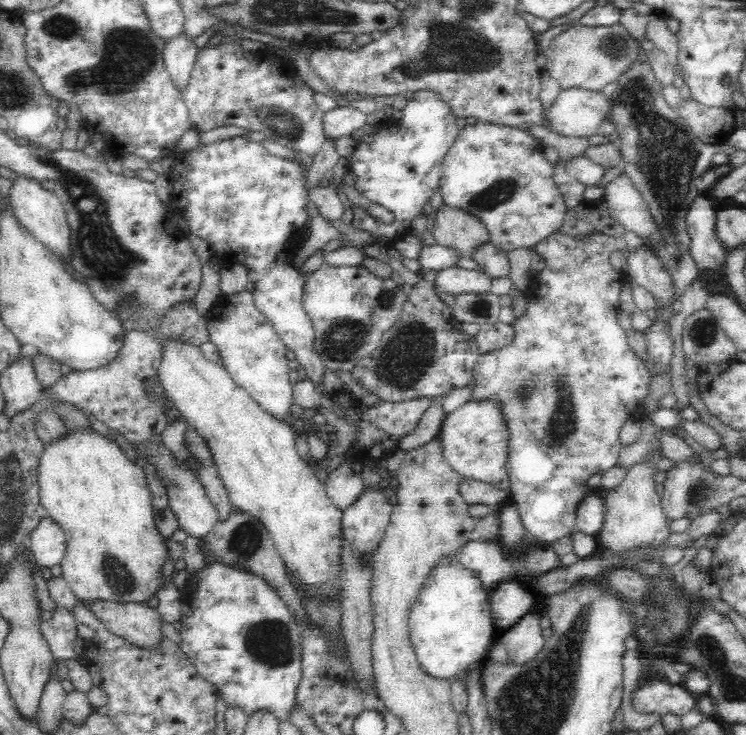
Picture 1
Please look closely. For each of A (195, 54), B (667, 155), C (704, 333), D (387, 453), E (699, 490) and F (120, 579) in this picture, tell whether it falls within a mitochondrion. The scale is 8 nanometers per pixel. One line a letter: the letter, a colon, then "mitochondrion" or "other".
A: other
B: mitochondrion
C: mitochondrion
D: other
E: mitochondrion
F: mitochondrion

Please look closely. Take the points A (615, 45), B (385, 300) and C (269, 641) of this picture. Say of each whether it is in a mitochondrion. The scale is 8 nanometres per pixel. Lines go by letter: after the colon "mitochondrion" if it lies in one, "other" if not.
A: mitochondrion
B: mitochondrion
C: mitochondrion

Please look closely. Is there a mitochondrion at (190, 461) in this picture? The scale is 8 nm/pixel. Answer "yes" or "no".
no

